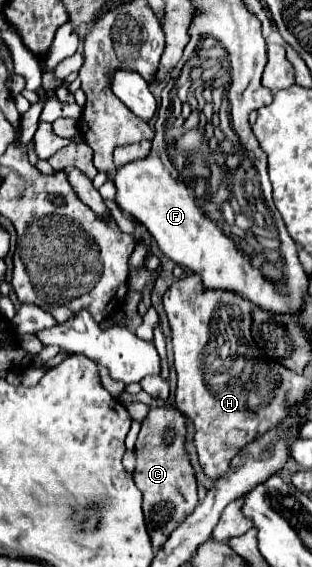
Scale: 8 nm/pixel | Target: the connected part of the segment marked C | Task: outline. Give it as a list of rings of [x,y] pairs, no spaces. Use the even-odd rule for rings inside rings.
[[[166,405],[166,407],[150,407],[150,413],[142,421],[142,429],[136,441],[136,469],[132,475],[134,475],[134,483],[140,487],[144,495],[142,507],[144,507],[146,527],[148,527],[154,551],[166,543],[170,533],[198,505],[196,477],[184,449],[184,435],[186,435],[186,423],[182,413]],[[168,431],[174,431],[174,437],[172,437],[174,441],[170,445],[166,443]]]

